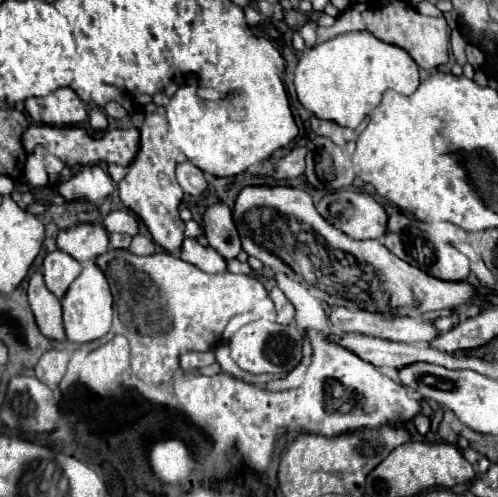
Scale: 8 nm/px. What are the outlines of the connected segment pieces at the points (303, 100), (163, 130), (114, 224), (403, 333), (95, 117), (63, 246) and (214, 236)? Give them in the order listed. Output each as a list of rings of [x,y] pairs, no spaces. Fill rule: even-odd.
[[[345,33],[319,43],[303,53],[295,67],[295,91],[299,103],[319,119],[357,129],[379,105],[383,91],[393,89],[411,95],[419,87],[419,67],[413,57],[397,45],[379,41],[371,33]]]
[[[145,113],[145,123],[141,127],[141,149],[135,161],[129,165],[129,173],[123,181],[119,181],[119,199],[137,213],[143,223],[149,227],[151,237],[157,245],[161,245],[167,253],[177,255],[181,251],[185,239],[185,223],[179,217],[179,201],[183,197],[181,187],[175,181],[175,153],[167,143],[167,121],[159,113]],[[163,171],[167,175],[165,181],[157,179],[157,173]]]
[[[126,209],[111,211],[103,221],[103,225],[110,233],[127,233],[131,237],[139,233],[137,219]]]
[[[335,307],[333,313],[327,317],[333,323],[333,333],[351,331],[361,335],[371,335],[379,339],[403,341],[403,343],[417,343],[417,341],[431,341],[435,339],[437,331],[433,323],[421,321],[407,315],[385,315],[385,313],[369,313],[369,311],[351,311],[347,307]]]
[[[91,109],[89,111],[89,121],[91,121],[93,129],[105,129],[107,127],[107,117],[101,109]]]
[[[79,223],[75,227],[65,227],[57,235],[57,247],[79,263],[95,261],[107,251],[109,235],[97,223]]]
[[[215,203],[205,211],[203,227],[205,239],[217,253],[221,253],[225,259],[237,257],[241,251],[241,241],[231,217],[231,209],[225,203]]]

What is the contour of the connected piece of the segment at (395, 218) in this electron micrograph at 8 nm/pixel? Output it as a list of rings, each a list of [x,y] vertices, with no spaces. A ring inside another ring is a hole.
[[[395,211],[395,213],[391,213],[391,215],[389,215],[387,231],[389,231],[389,233],[399,233],[401,229],[405,229],[405,227],[409,227],[409,225],[411,225],[411,219],[409,219],[405,213]]]

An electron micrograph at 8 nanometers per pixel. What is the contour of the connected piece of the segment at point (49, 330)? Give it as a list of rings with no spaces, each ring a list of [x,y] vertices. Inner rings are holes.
[[[39,271],[31,275],[27,295],[39,331],[49,339],[65,341],[65,329],[61,321],[61,301],[45,287],[43,275]]]

